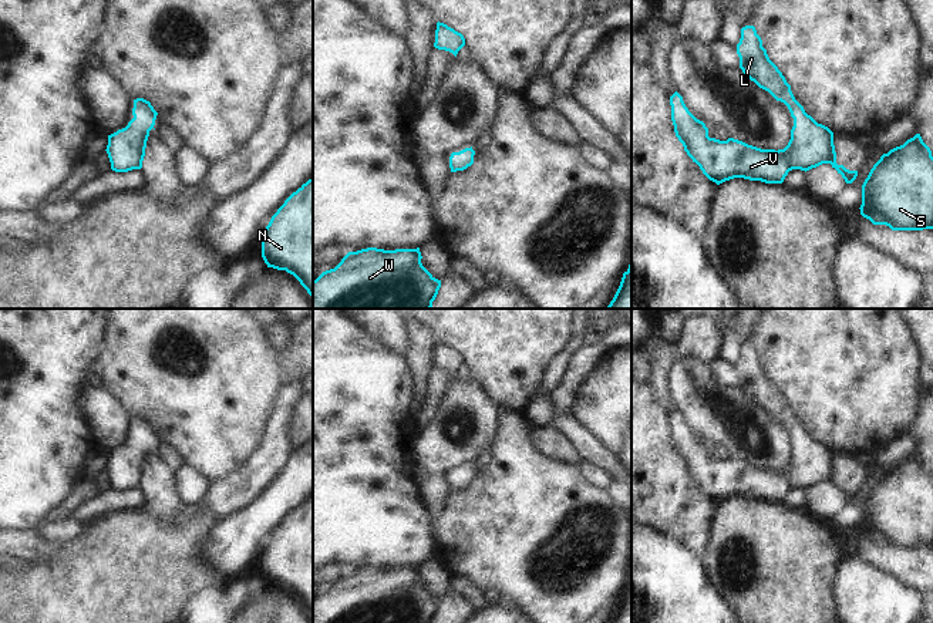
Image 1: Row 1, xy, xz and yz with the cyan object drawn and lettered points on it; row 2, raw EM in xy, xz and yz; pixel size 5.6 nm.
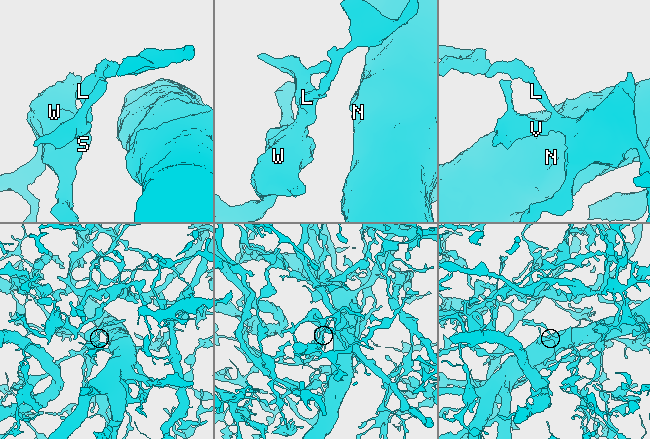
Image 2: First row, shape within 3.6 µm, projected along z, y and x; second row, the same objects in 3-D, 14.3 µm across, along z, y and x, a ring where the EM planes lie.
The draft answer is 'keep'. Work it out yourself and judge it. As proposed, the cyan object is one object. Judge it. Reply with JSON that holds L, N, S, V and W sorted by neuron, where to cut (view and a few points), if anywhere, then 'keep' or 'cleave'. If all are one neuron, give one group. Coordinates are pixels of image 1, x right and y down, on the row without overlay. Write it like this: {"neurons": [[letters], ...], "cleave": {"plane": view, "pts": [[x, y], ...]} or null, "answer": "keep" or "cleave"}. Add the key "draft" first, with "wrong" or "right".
{"draft": "right", "neurons": [["L", "N", "S", "V", "W"]], "cleave": null, "answer": "keep"}

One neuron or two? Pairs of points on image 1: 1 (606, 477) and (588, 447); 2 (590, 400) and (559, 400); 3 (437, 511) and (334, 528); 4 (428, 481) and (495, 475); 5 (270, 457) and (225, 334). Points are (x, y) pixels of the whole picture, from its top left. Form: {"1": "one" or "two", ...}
{"1": "two", "2": "two", "3": "two", "4": "two", "5": "two"}

